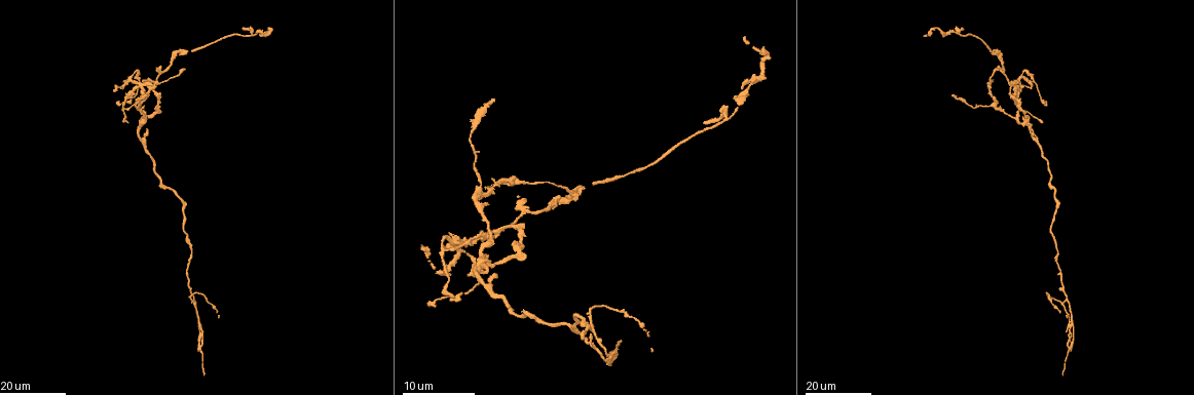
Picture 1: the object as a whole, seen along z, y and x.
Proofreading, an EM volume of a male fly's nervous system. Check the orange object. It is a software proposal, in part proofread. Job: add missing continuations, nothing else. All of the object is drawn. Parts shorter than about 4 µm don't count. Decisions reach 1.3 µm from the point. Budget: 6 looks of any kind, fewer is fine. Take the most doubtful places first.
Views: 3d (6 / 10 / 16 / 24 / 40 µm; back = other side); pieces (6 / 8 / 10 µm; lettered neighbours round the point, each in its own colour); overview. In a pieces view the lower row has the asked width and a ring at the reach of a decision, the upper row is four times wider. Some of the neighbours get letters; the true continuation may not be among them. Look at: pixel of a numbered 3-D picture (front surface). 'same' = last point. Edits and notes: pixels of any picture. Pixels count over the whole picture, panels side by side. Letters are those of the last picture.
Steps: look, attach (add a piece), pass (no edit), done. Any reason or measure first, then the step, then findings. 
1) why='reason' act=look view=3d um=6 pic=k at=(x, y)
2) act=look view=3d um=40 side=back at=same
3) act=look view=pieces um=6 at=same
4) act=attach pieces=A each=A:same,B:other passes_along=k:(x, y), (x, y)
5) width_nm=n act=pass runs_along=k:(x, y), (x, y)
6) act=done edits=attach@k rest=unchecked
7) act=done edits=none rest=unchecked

why='an open end' act=look view=3d um=16 pic=1 at=(183, 68)

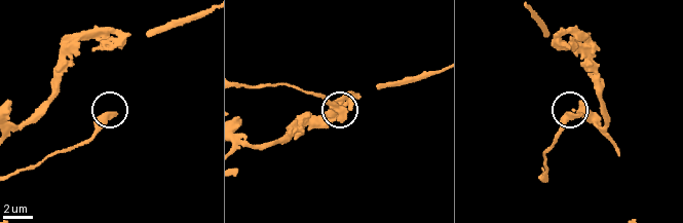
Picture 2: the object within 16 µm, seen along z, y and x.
act=look view=pieces um=8 pic=2 at=(582, 115)

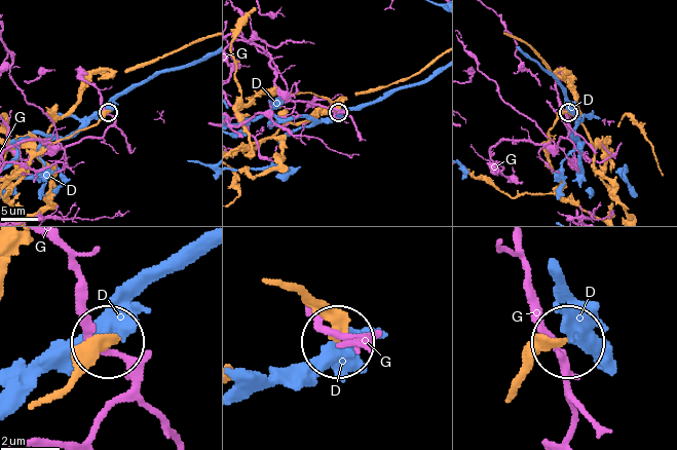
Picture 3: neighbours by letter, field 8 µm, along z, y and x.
act=pass each=D:other,G:other found='none of them fits'

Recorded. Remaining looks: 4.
why='free end' act=look view=3d um=24 pic=1 at=(1066, 318)

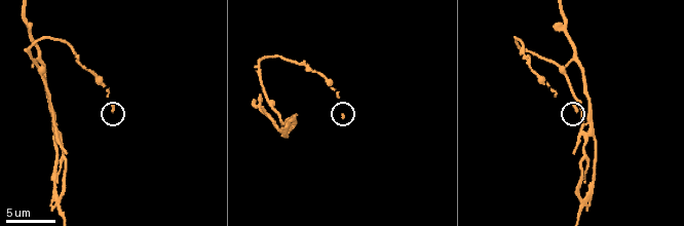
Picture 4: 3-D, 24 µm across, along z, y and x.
act=look view=pieces um=6 pic=4 at=(115, 109)

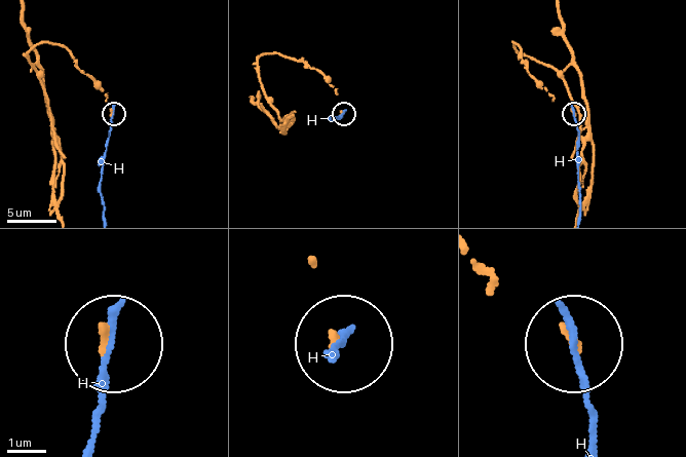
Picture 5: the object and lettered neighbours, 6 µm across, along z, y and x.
act=pass each=H:other runs_along=5:(481, 269), (569, 342) found='none of them fits'

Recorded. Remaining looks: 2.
why='long arm stops here' act=look view=3d um=24 pic=1 at=(953, 96)

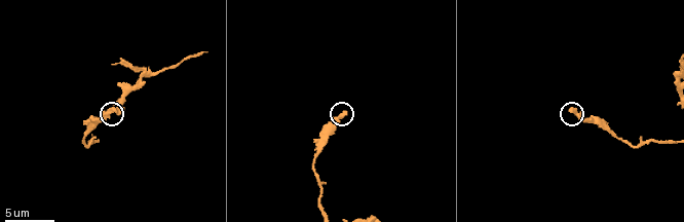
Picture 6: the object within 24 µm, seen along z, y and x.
act=look view=pieces um=10 pic=6 at=(114, 108)

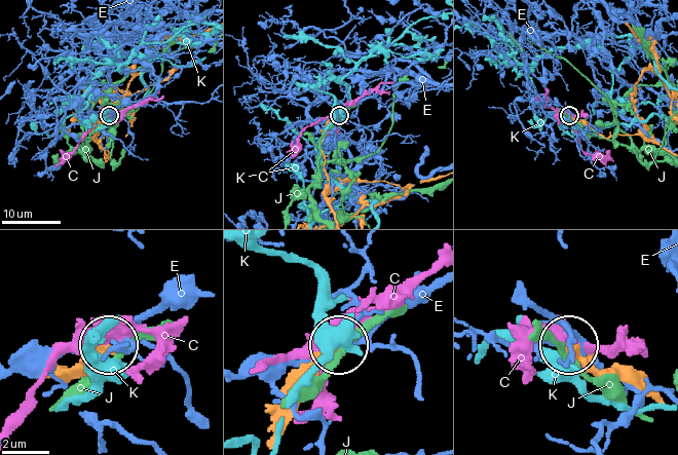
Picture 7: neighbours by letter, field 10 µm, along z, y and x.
width_nm=270 act=pass each=C:other,E:other,J:other,K:other found='none of them fits'

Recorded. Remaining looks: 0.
act=done edits=none rest=unchecked

